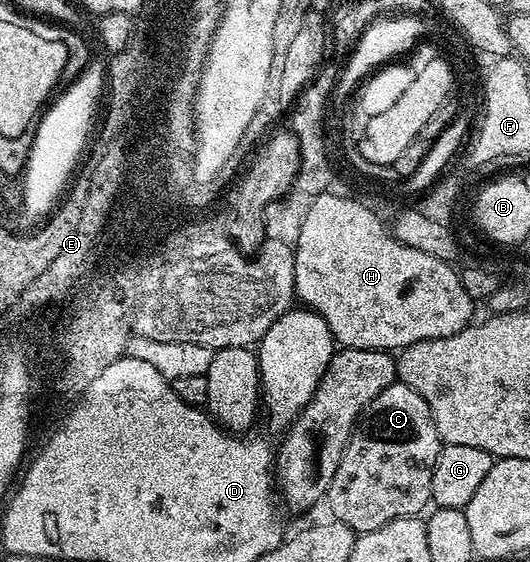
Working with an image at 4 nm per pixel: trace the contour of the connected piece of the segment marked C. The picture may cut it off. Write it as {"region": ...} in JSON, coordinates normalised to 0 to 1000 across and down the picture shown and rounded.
{"region":[[[745,676],[738,687],[725,690],[725,698],[717,698],[717,705],[709,705],[709,712],[692,719],[660,772],[642,833],[634,833],[634,847],[626,847],[626,861],[611,888],[613,899],[623,899],[630,913],[625,915],[628,927],[657,932],[657,940],[677,952],[725,940],[725,932],[740,925],[794,916],[794,907],[813,899],[815,840],[823,833],[823,811],[834,802],[836,792],[804,714],[777,698],[777,690]]]}

